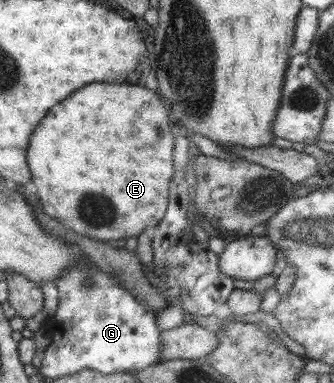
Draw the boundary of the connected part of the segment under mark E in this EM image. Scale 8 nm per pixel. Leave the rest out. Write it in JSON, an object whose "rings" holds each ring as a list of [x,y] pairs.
{"rings":[[[87,84],[79,90],[75,90],[71,96],[67,96],[59,104],[55,104],[45,114],[45,118],[35,126],[35,130],[31,132],[26,148],[26,163],[30,173],[30,181],[35,185],[34,188],[37,188],[38,202],[41,202],[43,213],[53,220],[63,222],[63,226],[67,226],[69,230],[77,232],[80,236],[87,236],[103,242],[137,237],[143,231],[153,228],[165,215],[168,206],[167,186],[169,186],[169,180],[173,174],[171,132],[169,132],[167,114],[169,114],[169,110],[163,106],[163,102],[153,92],[149,92],[141,86],[129,86],[129,84]]]}

